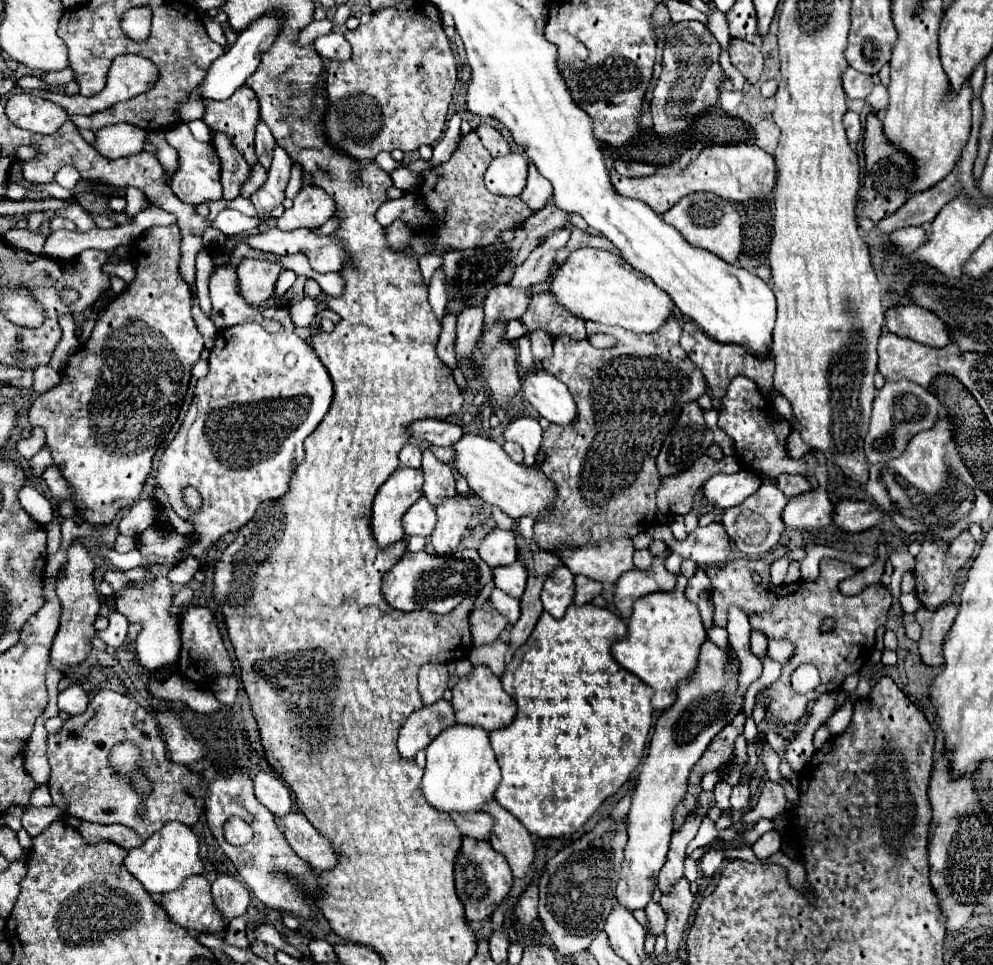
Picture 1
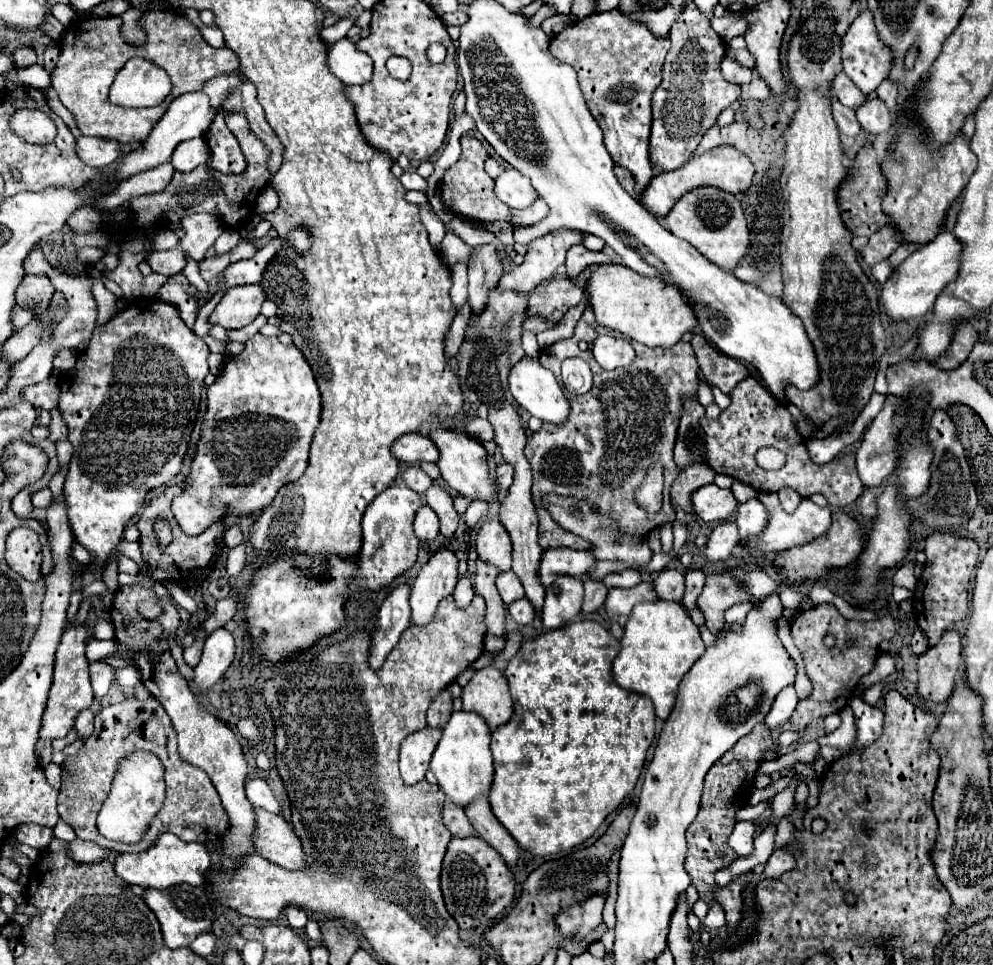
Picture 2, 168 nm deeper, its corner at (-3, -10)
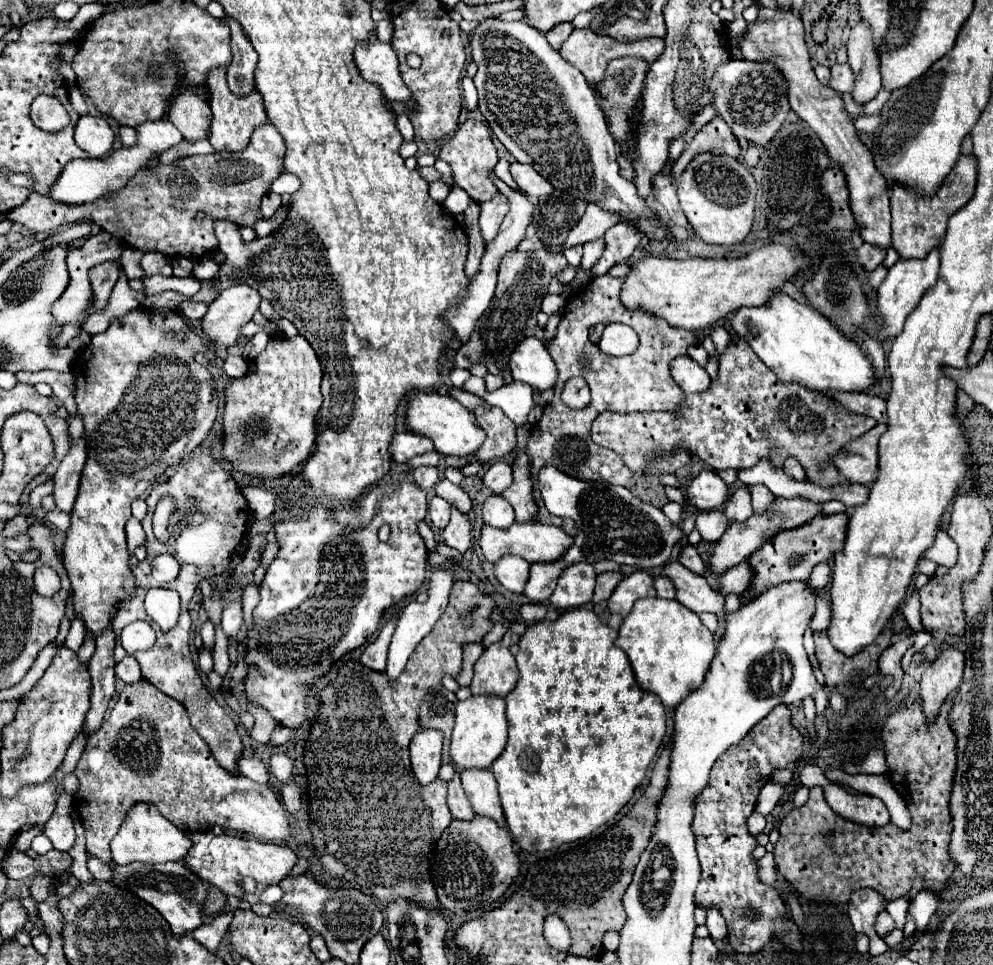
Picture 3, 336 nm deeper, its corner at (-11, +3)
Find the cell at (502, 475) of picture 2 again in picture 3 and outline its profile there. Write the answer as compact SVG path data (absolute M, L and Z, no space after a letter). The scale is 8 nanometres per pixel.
M496 460L490 464L490 468L486 470L484 474L484 484L496 492L496 494L502 494L510 484L512 484L512 464L506 462L506 460Z

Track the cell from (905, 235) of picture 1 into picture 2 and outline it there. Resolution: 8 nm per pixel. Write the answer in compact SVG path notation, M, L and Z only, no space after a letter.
M882 261L882 263L876 263L874 267L872 267L872 277L882 285L888 277L890 277L890 273L892 273L892 267L888 265L888 261Z

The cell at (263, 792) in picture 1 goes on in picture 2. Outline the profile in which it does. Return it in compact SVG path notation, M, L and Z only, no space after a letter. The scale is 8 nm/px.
M248 779L246 781L246 797L254 807L262 807L272 813L280 813L280 803L264 779Z

